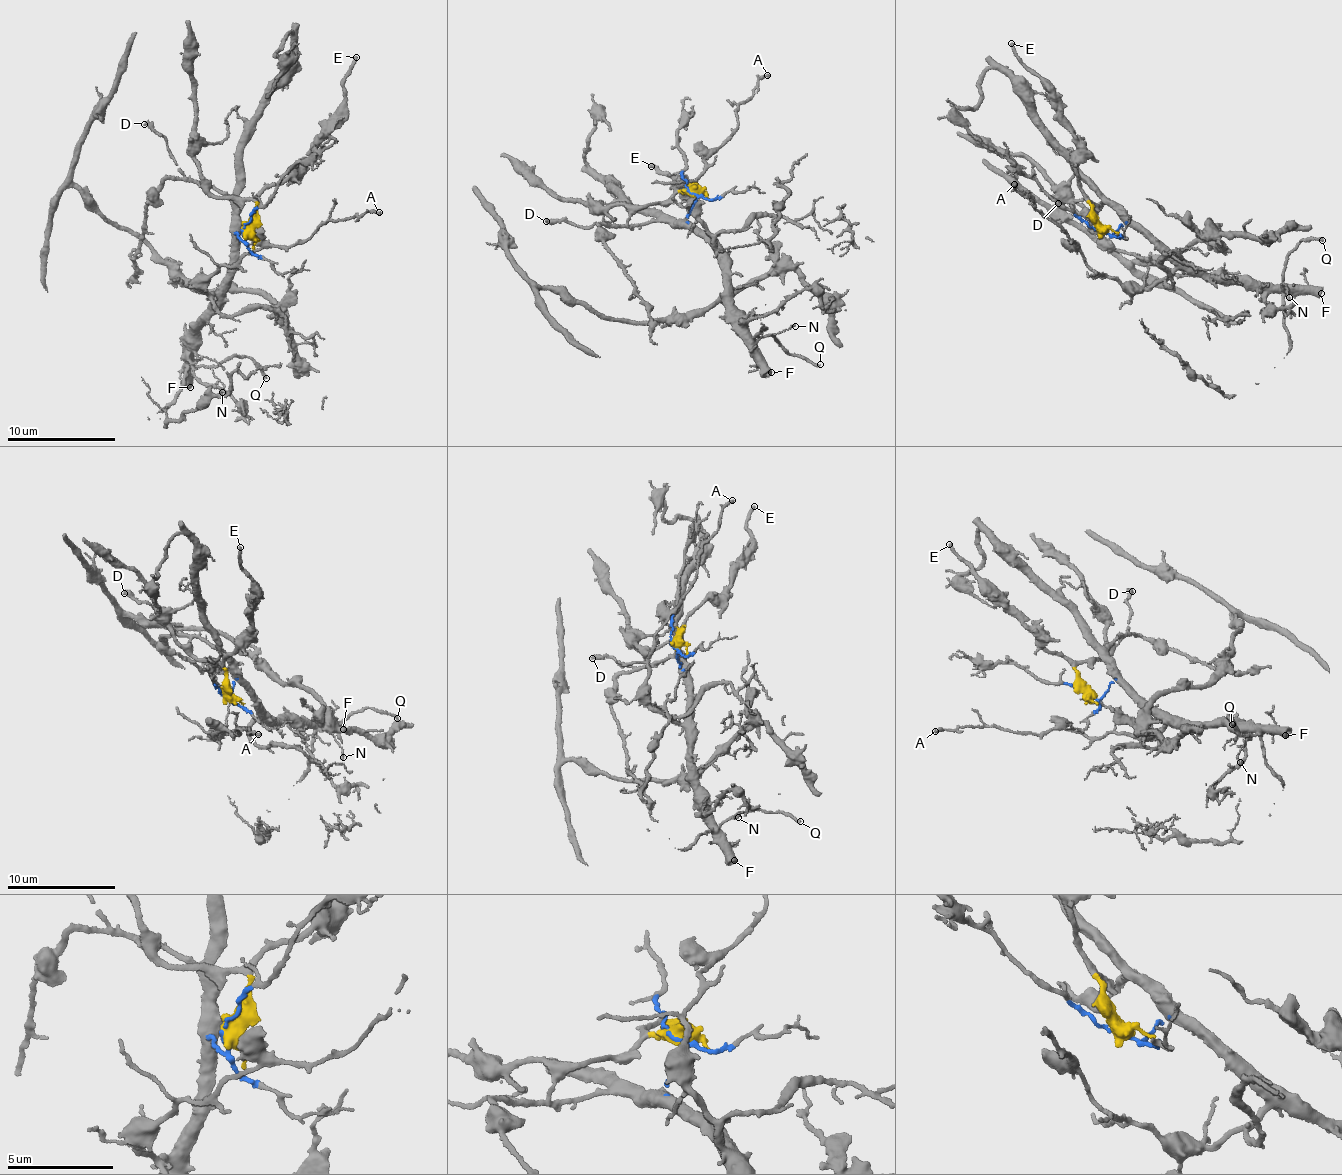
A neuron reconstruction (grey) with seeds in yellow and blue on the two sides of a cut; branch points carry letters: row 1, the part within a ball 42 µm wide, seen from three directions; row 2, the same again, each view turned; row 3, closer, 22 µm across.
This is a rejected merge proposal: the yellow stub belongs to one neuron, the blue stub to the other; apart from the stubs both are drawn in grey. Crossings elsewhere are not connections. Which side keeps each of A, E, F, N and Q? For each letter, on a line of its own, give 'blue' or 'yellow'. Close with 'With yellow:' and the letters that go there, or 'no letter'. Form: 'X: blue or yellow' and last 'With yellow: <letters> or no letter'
A: blue
E: yellow
F: blue
N: blue
Q: blue
With yellow: E

